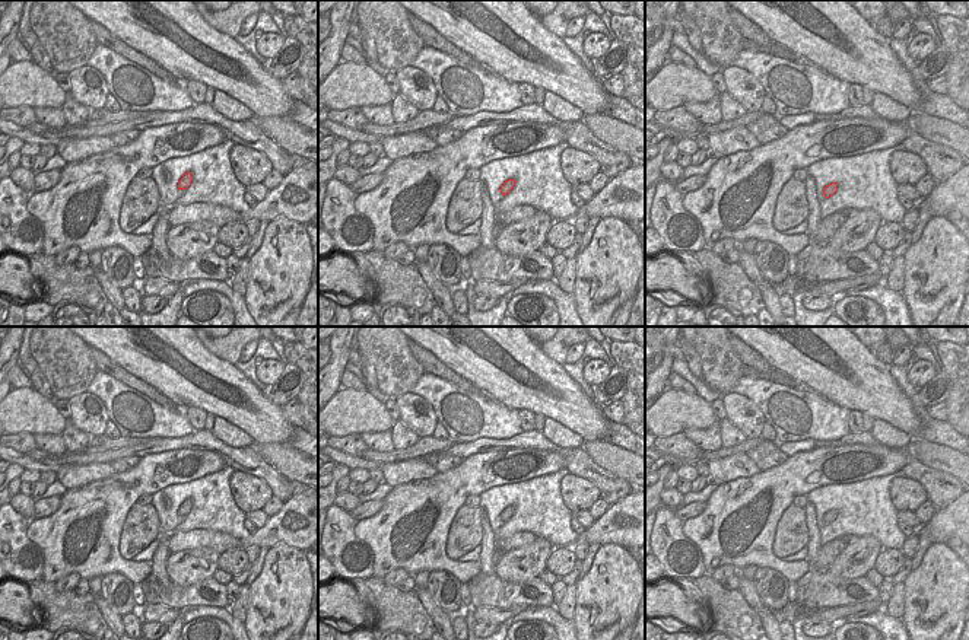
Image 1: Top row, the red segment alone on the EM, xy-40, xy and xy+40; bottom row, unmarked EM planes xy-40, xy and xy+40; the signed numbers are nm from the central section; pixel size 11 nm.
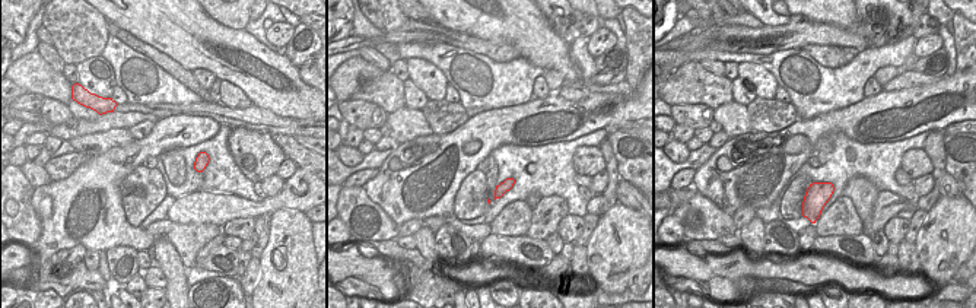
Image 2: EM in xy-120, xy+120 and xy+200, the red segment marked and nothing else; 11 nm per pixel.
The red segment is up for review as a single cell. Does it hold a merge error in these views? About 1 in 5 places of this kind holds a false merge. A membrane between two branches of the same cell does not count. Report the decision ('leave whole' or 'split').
leave whole

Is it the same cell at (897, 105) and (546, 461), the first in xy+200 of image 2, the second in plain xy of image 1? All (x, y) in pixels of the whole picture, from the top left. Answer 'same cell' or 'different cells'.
same cell

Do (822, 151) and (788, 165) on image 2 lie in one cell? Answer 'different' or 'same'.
different

